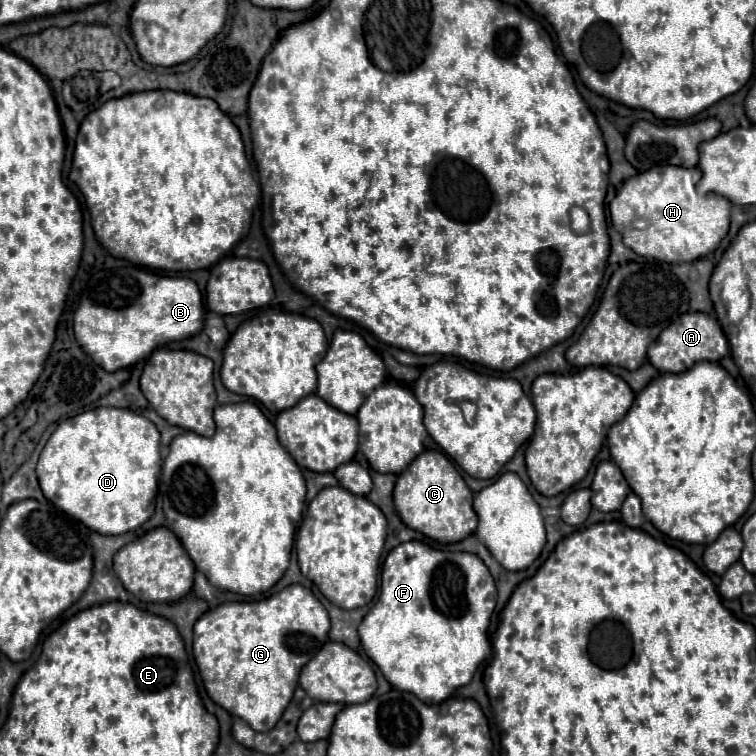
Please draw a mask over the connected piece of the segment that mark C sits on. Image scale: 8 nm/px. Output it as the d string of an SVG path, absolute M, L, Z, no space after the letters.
M423 451L413 459L413 463L397 477L393 499L401 521L409 529L423 533L441 545L463 541L477 527L473 493L455 469L453 461L439 451Z

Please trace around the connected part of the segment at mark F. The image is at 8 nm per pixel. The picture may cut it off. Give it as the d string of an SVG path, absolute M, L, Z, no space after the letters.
M421 541L401 543L383 563L379 599L359 625L361 645L395 689L411 691L423 699L423 703L435 705L467 685L481 661L491 655L487 631L495 605L497 589L493 577L477 555L433 549Z

